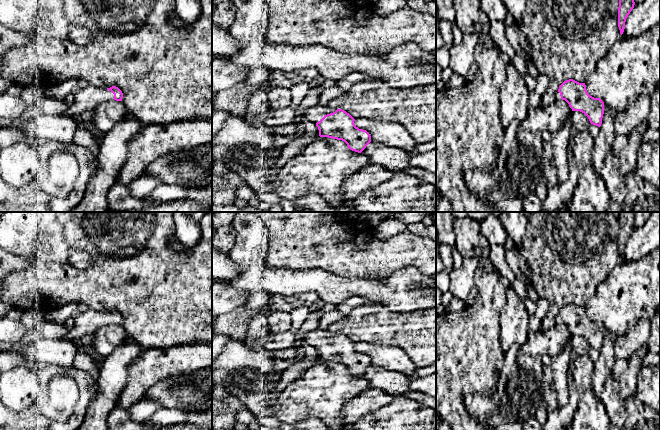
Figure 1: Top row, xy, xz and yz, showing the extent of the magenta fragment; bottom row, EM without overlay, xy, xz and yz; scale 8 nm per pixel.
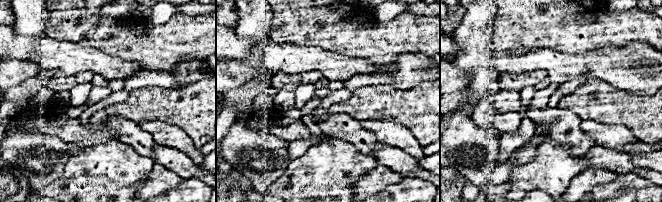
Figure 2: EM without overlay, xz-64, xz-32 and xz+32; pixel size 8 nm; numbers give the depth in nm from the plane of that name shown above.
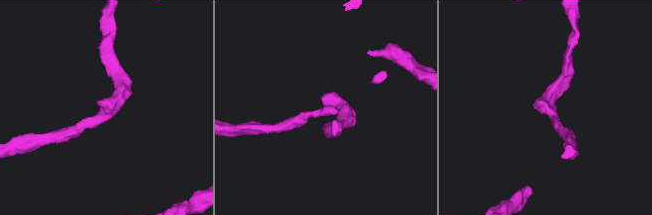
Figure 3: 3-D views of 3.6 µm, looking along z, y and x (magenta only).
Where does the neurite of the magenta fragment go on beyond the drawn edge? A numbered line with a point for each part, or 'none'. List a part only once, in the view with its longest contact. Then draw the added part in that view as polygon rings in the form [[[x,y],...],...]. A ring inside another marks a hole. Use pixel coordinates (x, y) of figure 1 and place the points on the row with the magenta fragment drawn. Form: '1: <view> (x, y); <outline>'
1: xz (314, 114); [[[319,104],[304,109],[303,114],[310,122],[317,123],[325,115],[335,112],[337,109],[329,108],[328,106],[321,106]]]

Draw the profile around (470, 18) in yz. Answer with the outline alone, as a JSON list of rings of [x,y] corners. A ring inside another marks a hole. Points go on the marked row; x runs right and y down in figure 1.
[[[454,0],[455,25],[464,33],[489,33],[491,21],[481,9],[481,0]]]

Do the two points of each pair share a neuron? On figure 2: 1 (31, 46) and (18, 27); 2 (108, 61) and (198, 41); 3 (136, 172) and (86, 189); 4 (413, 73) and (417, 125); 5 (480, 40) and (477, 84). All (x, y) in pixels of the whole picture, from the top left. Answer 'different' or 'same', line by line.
1: different
2: different
3: same
4: different
5: same

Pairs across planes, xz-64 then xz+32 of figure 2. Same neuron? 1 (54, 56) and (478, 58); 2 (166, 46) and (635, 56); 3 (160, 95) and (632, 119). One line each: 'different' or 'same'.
1: different
2: different
3: same

